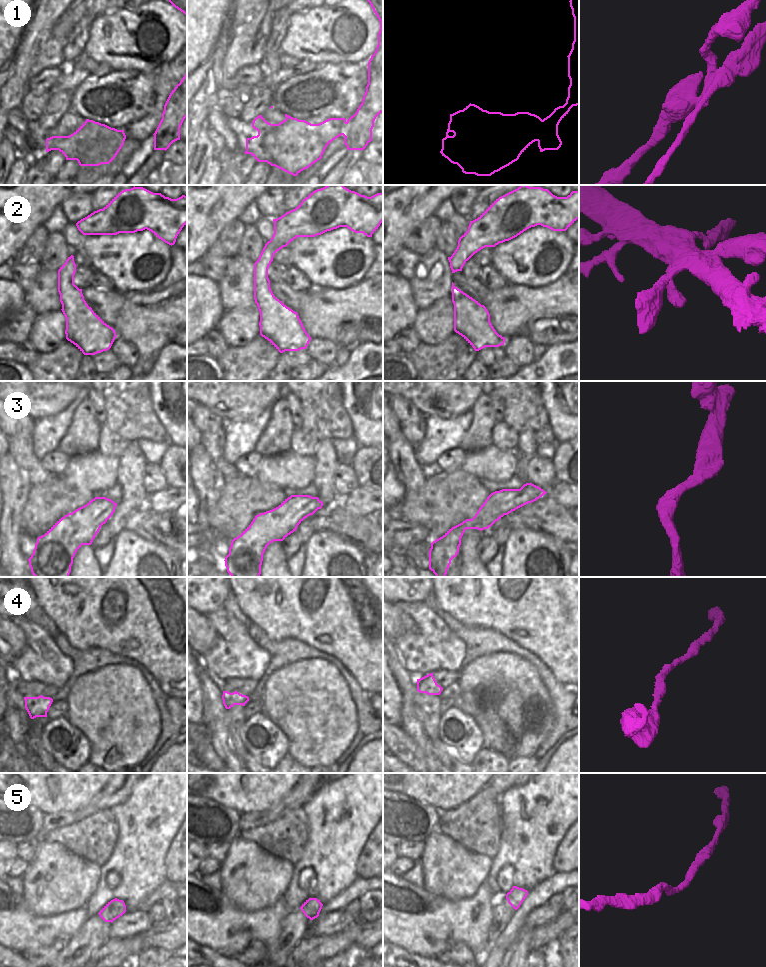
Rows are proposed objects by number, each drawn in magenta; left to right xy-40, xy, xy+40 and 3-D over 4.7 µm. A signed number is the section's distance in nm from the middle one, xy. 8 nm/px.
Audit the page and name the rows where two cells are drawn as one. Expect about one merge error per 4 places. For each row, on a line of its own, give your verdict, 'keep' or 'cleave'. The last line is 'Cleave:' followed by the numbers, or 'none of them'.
1: cleave
2: keep
3: keep
4: keep
5: keep
Cleave: 1

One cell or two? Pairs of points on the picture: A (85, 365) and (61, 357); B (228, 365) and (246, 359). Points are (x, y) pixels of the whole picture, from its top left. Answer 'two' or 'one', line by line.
A: two
B: one

